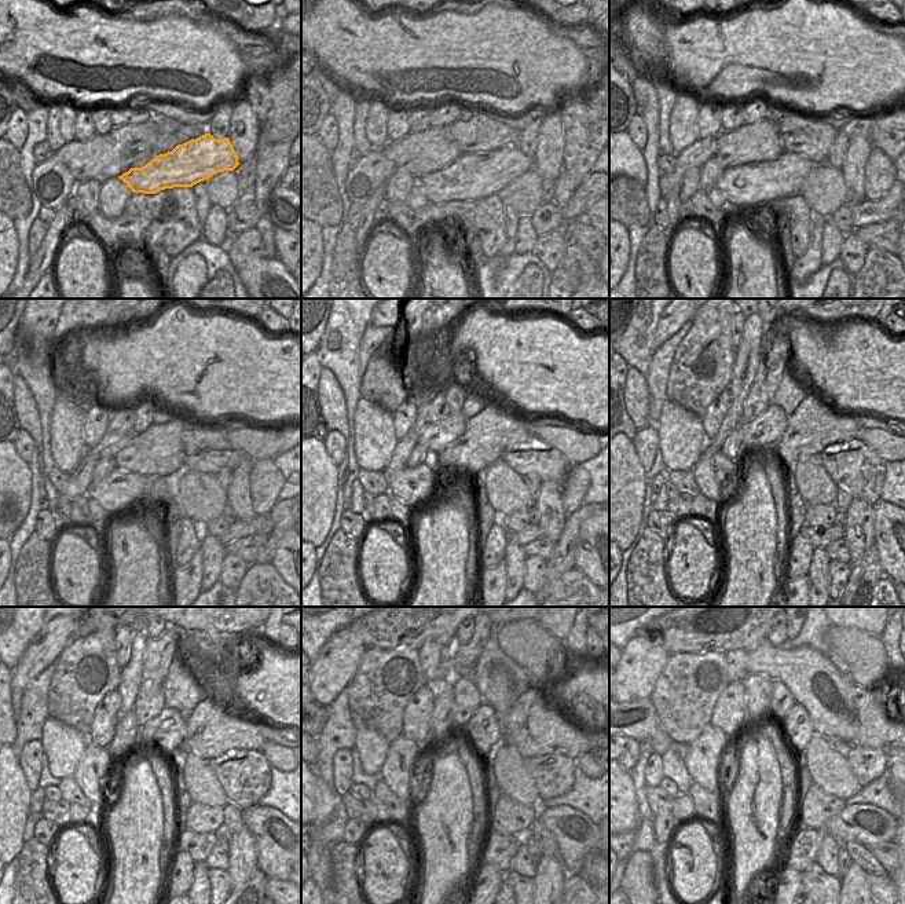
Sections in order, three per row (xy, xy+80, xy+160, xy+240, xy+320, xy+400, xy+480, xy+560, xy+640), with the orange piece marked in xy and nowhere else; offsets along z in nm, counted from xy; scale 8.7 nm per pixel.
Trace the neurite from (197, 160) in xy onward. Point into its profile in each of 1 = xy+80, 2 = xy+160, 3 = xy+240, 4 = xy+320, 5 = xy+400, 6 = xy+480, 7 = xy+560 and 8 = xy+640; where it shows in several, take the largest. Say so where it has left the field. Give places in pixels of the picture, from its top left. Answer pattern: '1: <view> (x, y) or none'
1: xy+80 (472, 176)
2: xy+160 (757, 183)
3: xy+240 (118, 490)
4: xy+320 (413, 486)
5: xy+400 (711, 472)
6: xy+480 (92, 769)
7: xy+560 (396, 771)
8: xy+640 (703, 761)

